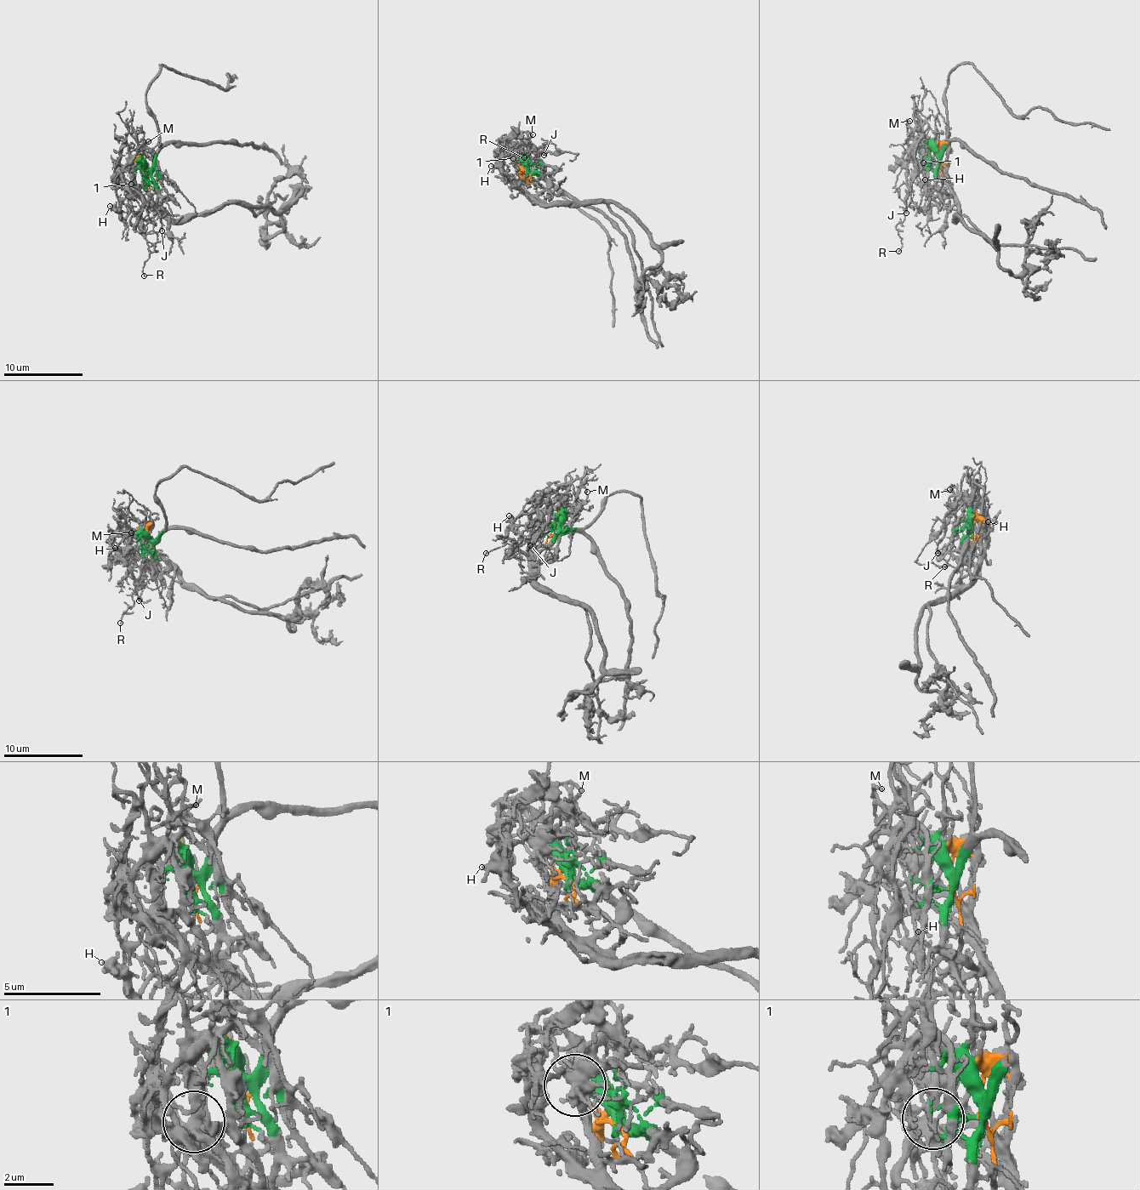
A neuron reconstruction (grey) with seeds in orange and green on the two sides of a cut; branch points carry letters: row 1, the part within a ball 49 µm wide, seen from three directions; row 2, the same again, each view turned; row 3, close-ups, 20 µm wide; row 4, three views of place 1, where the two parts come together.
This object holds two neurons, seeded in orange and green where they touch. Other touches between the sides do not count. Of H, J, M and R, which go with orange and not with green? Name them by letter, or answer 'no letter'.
H

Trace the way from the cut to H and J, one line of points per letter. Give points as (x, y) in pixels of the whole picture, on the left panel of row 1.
H: (145, 173), (138, 162), (133, 183), (128, 195), (128, 209), (123, 211), (109, 205)
J: (145, 171), (143, 162), (145, 190), (152, 200), (162, 231)

